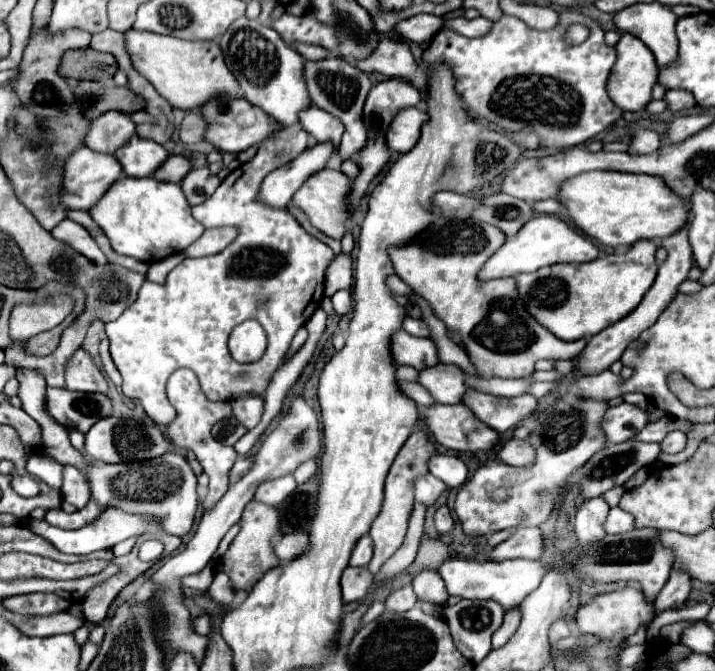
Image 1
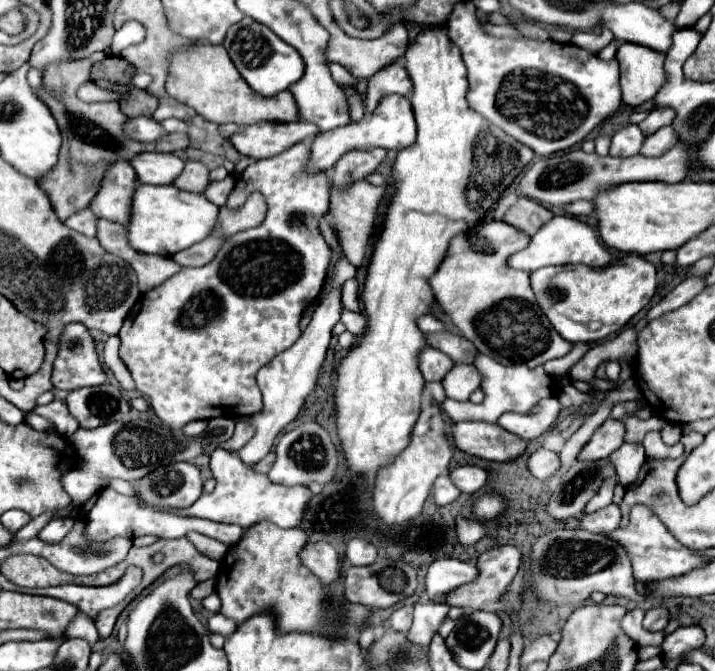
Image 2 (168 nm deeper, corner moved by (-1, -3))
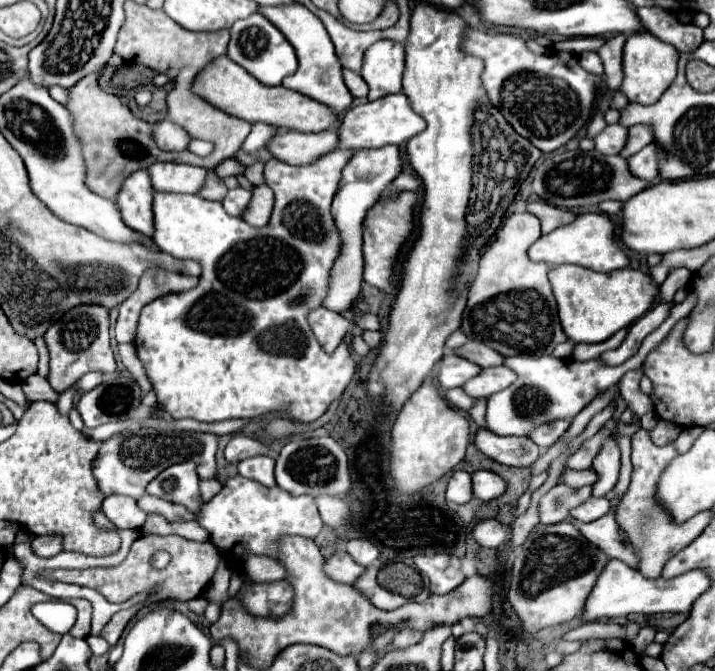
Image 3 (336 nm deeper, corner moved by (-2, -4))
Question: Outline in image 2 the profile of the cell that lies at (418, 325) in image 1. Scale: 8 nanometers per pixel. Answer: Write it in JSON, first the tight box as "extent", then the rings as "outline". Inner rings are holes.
{"extent":[425,332,473,364],"outline":[[[437,332],[437,334],[425,334],[425,340],[429,346],[445,352],[455,364],[473,362],[473,344],[469,344],[469,340],[465,338],[459,338],[449,332]]]}

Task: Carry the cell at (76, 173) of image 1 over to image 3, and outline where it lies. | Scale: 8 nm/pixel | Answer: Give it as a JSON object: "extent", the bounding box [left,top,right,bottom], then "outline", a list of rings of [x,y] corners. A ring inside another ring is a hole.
{"extent":[116,169,154,237],"outline":[[[144,169],[132,173],[124,181],[124,187],[116,197],[116,203],[120,207],[126,225],[130,225],[134,231],[146,233],[148,237],[154,233],[152,197],[154,197],[154,187],[150,181],[150,173]]]}

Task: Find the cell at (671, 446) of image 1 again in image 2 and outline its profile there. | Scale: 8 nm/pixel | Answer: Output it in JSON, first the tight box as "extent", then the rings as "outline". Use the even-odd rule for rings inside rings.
{"extent":[661,424,681,446],"outline":[[[665,424],[661,430],[661,436],[663,436],[663,442],[667,446],[673,446],[681,440],[681,428],[677,424]]]}

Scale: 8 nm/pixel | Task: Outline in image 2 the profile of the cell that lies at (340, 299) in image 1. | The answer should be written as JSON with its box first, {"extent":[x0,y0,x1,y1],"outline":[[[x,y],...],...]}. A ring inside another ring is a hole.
{"extent":[341,308,365,334],"outline":[[[347,308],[341,310],[341,322],[347,326],[347,330],[351,334],[361,334],[363,328],[365,328],[365,316],[359,314],[359,312],[347,310]]]}

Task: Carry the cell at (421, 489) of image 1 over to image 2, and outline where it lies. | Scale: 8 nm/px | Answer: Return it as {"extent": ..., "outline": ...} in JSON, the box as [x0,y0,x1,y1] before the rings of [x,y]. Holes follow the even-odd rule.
{"extent":[431,474,461,506],"outline":[[[443,474],[439,476],[435,482],[433,482],[433,488],[431,488],[431,496],[435,500],[437,506],[445,506],[449,502],[453,502],[461,492],[451,484],[451,480]]]}

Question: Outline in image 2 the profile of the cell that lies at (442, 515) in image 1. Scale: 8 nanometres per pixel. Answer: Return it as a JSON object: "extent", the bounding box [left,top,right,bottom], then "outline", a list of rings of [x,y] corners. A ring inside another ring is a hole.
{"extent":[455,516,485,546],"outline":[[[457,516],[455,520],[455,532],[457,532],[457,540],[463,546],[475,544],[479,538],[485,536],[485,526],[477,520],[465,520],[461,516]]]}

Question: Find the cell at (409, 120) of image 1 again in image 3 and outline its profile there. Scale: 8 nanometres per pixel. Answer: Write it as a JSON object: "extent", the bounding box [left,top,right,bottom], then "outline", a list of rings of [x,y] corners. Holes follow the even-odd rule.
{"extent":[338,93,424,149],"outline":[[[404,93],[386,95],[376,101],[368,101],[364,105],[350,107],[342,119],[338,129],[340,135],[340,149],[378,149],[382,145],[402,145],[414,133],[422,133],[424,121],[414,109]]]}

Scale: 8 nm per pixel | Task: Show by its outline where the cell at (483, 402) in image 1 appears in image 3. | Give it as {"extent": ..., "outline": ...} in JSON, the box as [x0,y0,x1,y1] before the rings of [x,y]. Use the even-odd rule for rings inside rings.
{"extent":[530,421,570,449],"outline":[[[552,421],[550,425],[540,425],[534,435],[530,435],[530,439],[540,445],[542,449],[548,449],[550,445],[554,445],[570,427],[570,421]]]}

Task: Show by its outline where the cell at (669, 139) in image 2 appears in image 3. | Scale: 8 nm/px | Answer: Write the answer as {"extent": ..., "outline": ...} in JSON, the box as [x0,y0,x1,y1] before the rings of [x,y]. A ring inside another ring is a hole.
{"extent":[628,143,658,181],"outline":[[[650,143],[646,145],[640,153],[632,155],[628,159],[628,167],[630,173],[638,179],[646,179],[646,181],[656,181],[658,177],[658,161],[656,161],[656,145]]]}

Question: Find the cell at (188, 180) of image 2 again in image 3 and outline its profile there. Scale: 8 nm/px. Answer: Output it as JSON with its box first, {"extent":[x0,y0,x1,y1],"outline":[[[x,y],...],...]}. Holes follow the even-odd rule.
{"extent":[198,171,228,201],"outline":[[[210,171],[210,177],[206,179],[206,189],[202,189],[202,193],[198,193],[198,195],[204,199],[210,199],[210,201],[224,201],[226,193],[228,193],[228,189],[226,189],[224,181],[214,171]]]}

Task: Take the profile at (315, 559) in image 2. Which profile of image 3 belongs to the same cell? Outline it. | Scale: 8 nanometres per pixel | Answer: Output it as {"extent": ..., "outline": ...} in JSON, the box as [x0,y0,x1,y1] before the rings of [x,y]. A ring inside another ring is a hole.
{"extent":[324,551,366,583],"outline":[[[336,551],[326,561],[324,569],[330,577],[334,577],[334,581],[342,581],[342,583],[354,583],[366,571],[366,567],[354,563],[354,559],[344,551]]]}

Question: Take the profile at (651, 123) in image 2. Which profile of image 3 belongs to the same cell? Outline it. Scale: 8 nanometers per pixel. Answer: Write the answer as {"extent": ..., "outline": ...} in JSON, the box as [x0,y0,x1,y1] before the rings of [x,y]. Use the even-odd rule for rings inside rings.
{"extent":[620,125,654,159],"outline":[[[636,125],[636,127],[630,127],[628,129],[628,141],[626,141],[626,147],[620,151],[620,157],[628,159],[632,157],[634,153],[638,153],[640,149],[644,149],[648,143],[652,143],[654,137],[652,137],[652,131],[646,127],[646,125]]]}

